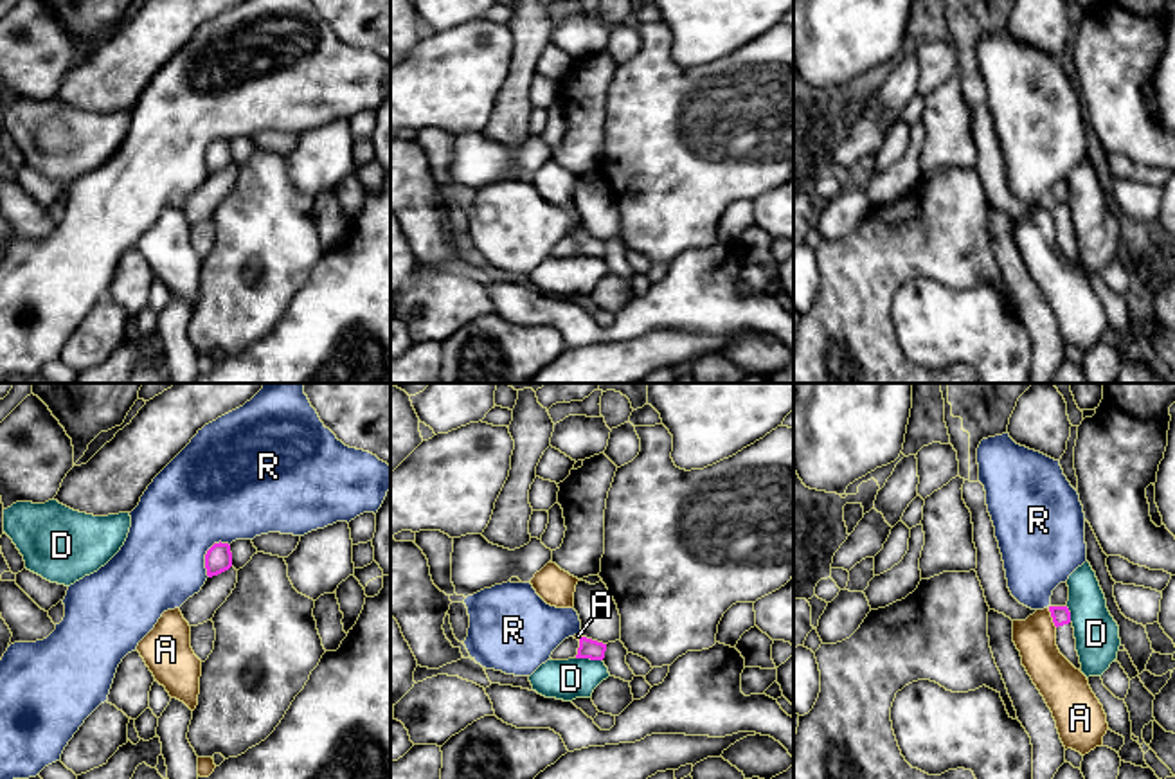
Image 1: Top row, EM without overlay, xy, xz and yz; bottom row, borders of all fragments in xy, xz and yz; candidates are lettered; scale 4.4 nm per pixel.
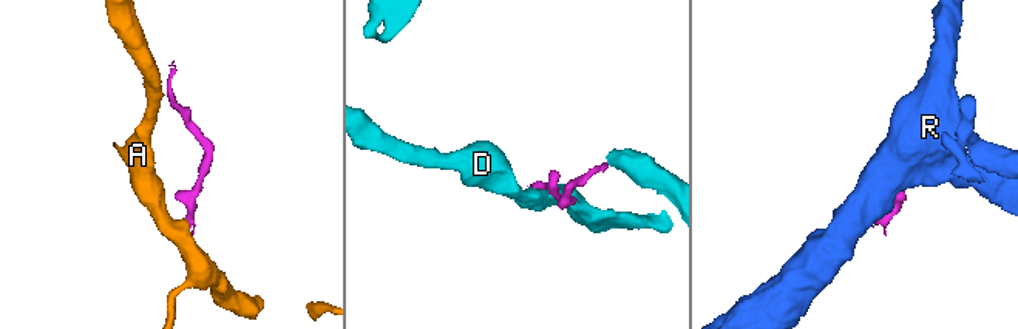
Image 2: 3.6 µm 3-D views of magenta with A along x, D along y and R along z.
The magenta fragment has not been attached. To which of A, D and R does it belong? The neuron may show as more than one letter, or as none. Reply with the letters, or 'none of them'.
none of them

